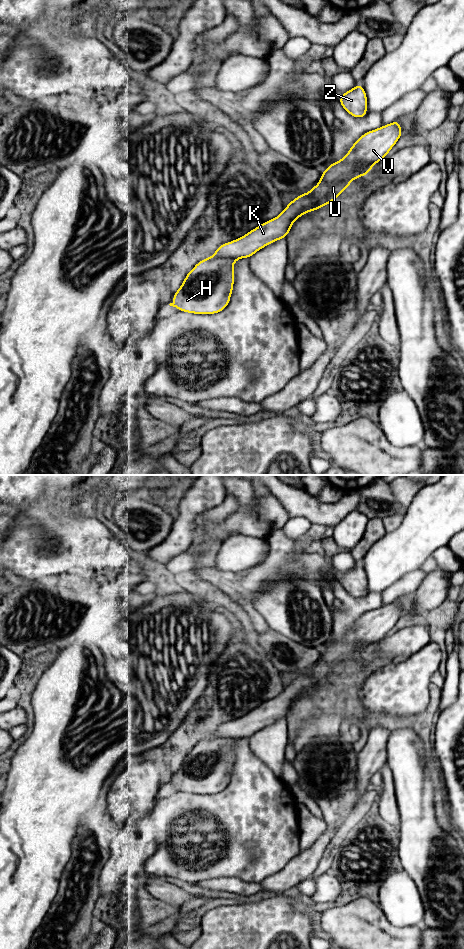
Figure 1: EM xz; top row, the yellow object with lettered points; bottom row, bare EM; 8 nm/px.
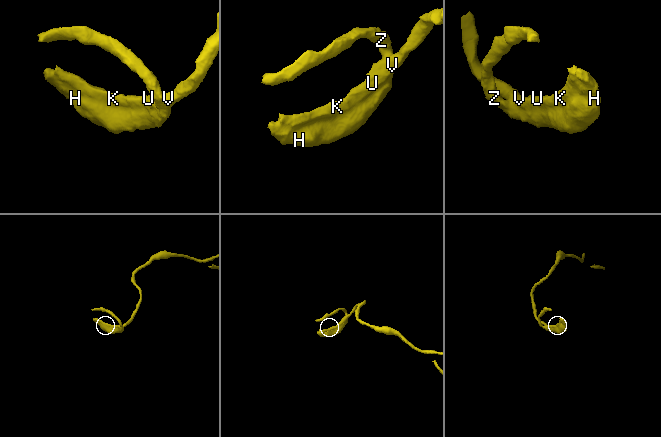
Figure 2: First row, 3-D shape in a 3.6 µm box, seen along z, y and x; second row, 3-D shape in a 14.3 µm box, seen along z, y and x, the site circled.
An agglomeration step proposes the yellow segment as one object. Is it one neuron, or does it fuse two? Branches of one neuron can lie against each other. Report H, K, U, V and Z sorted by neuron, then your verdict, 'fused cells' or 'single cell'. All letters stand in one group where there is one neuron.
H K U V Z | single cell

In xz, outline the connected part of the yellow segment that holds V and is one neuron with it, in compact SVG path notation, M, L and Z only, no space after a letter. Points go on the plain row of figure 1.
M398 599L364 613L340 641L322 651L316 666L290 681L281 694L246 715L220 725L210 738L199 741L188 752L173 775L174 782L169 785L193 794L223 791L233 771L233 745L237 739L250 738L264 726L286 719L297 698L337 681L337 677L349 668L350 662L367 655L376 643L388 635L401 616Z

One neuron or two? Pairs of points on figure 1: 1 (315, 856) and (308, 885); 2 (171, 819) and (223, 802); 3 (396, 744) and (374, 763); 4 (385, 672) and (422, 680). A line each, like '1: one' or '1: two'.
1: two
2: one
3: two
4: one

